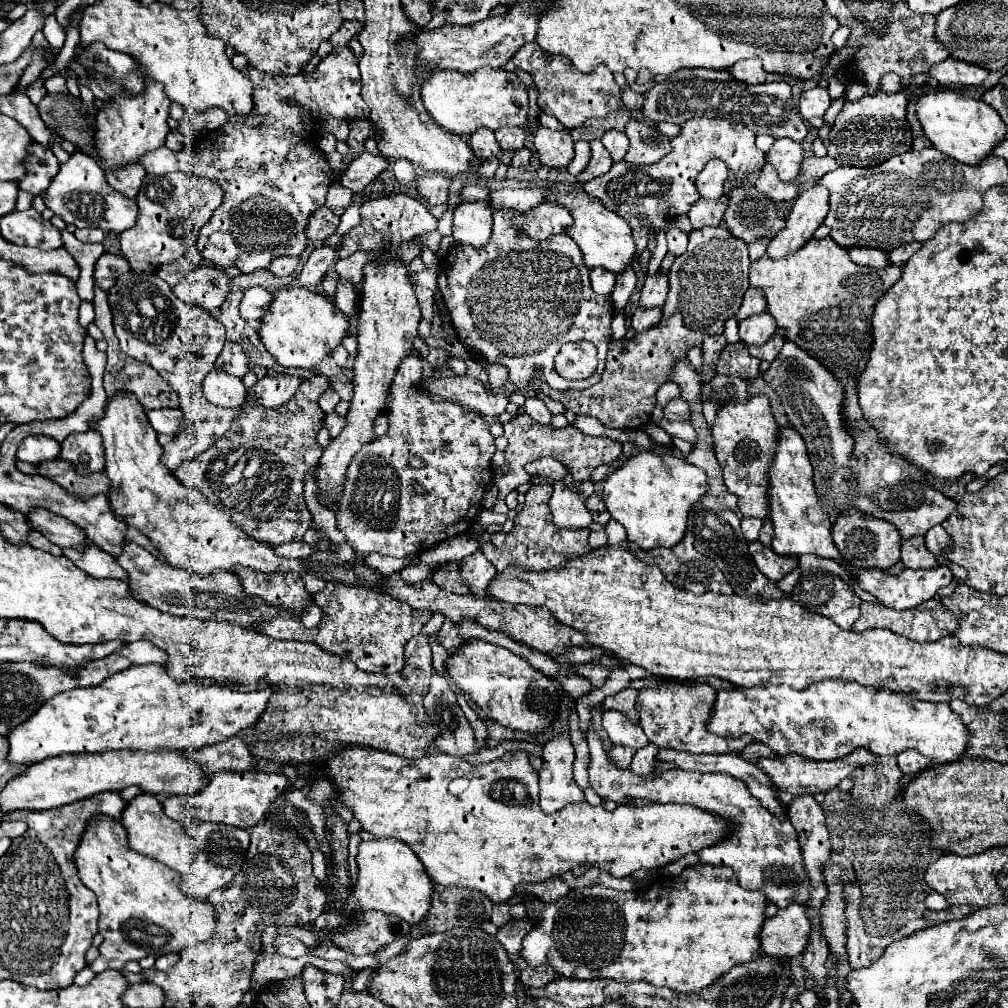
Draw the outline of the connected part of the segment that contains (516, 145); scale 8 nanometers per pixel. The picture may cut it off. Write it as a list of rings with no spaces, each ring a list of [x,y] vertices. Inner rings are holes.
[[[501,127],[499,131],[495,131],[495,137],[497,137],[497,143],[501,145],[501,149],[521,149],[523,147],[523,141],[525,141],[525,129],[521,127]]]

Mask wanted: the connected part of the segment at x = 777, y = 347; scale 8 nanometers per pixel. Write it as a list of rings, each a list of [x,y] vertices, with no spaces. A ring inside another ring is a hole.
[[[775,335],[763,347],[749,347],[749,353],[751,353],[751,357],[765,359],[765,361],[771,363],[771,359],[775,359],[775,355],[781,351],[783,343],[785,343],[785,339],[781,335]]]

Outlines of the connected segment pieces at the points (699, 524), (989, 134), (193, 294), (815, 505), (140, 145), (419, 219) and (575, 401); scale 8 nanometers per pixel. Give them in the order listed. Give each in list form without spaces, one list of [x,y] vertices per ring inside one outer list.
[[[681,359],[673,365],[671,369],[671,381],[679,385],[681,389],[681,399],[689,403],[691,407],[691,425],[697,433],[697,439],[693,441],[693,449],[691,453],[685,457],[687,463],[693,463],[697,467],[701,467],[707,473],[707,485],[709,491],[703,495],[703,499],[699,499],[687,517],[687,531],[691,531],[695,535],[695,549],[703,555],[707,555],[709,559],[713,559],[717,563],[717,567],[725,573],[727,581],[731,583],[733,591],[737,595],[747,595],[747,597],[763,597],[763,599],[781,599],[787,593],[783,593],[775,581],[769,581],[767,577],[761,575],[761,571],[755,567],[751,553],[747,551],[747,541],[741,533],[741,515],[737,509],[737,495],[733,495],[725,483],[723,483],[723,475],[721,475],[721,467],[715,459],[715,453],[711,451],[711,433],[709,433],[709,425],[703,419],[701,413],[701,377],[699,373],[695,373],[695,369],[691,367],[691,363],[687,359]]]
[[[935,91],[923,95],[915,105],[915,113],[931,145],[937,151],[967,165],[981,163],[987,153],[991,153],[993,147],[1003,139],[1005,131],[999,113],[993,111],[991,105],[955,91]]]
[[[201,265],[171,289],[183,303],[197,305],[211,313],[221,307],[223,299],[227,299],[227,283],[231,283],[227,273],[213,265]]]
[[[781,427],[779,429],[779,441],[777,441],[777,449],[775,449],[775,457],[773,463],[769,467],[769,519],[773,523],[773,543],[771,549],[775,549],[779,555],[805,555],[805,553],[813,553],[819,557],[829,557],[835,559],[839,563],[843,563],[839,559],[839,551],[831,539],[831,521],[829,515],[823,515],[817,495],[815,495],[815,485],[813,485],[813,469],[807,457],[807,449],[805,443],[801,439],[801,435],[793,429],[793,427]]]
[[[147,83],[147,93],[131,95],[131,97],[115,97],[97,113],[97,131],[95,131],[95,149],[103,167],[107,169],[123,169],[131,163],[137,163],[145,153],[159,149],[165,145],[165,137],[169,133],[167,117],[169,117],[171,101],[163,95],[161,83]]]
[[[393,195],[385,199],[371,199],[365,201],[361,207],[361,223],[353,229],[349,229],[347,235],[343,235],[341,245],[337,249],[339,259],[345,259],[353,255],[355,251],[371,251],[383,247],[383,243],[391,243],[391,247],[399,247],[405,239],[417,239],[425,235],[427,231],[437,229],[437,219],[429,213],[429,209],[419,203],[413,197],[407,195]]]
[[[703,227],[689,233],[689,247],[675,259],[669,269],[669,293],[663,305],[663,319],[659,327],[635,333],[627,341],[611,341],[607,353],[607,367],[603,379],[587,391],[555,391],[547,387],[541,377],[531,379],[531,387],[549,393],[551,399],[561,401],[575,415],[597,417],[611,429],[639,429],[651,419],[655,407],[655,393],[667,379],[667,367],[687,355],[691,347],[701,347],[705,335],[721,335],[723,321],[731,317],[745,291],[749,289],[747,245],[733,237],[725,227]]]

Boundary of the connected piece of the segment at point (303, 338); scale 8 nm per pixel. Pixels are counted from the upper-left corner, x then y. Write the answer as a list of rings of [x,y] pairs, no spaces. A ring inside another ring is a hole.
[[[289,287],[273,293],[271,309],[261,317],[259,337],[265,349],[281,367],[315,369],[349,333],[349,321],[325,295],[313,293],[305,287]]]

